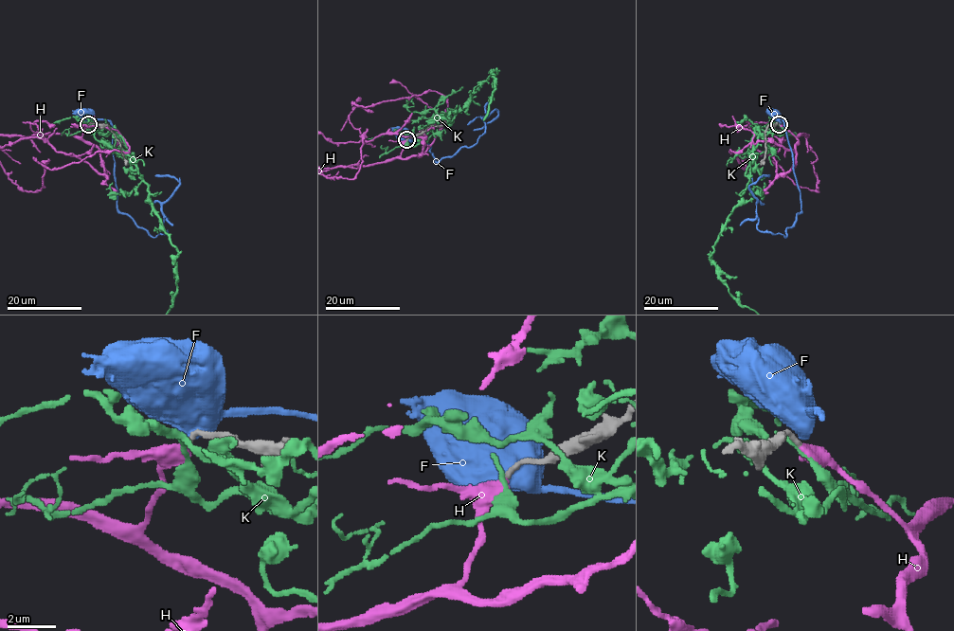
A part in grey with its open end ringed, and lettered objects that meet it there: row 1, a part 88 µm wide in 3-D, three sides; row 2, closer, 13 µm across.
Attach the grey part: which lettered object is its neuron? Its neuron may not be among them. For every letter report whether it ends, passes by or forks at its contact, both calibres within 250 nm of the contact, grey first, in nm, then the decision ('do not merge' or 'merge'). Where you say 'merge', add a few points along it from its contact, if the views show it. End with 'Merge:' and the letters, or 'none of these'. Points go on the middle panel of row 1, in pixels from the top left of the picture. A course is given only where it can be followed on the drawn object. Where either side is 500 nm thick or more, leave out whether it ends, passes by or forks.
F: 240 nm thick on the grey side, 850 nm on the other; do not merge
H: it ends there; 200 nm thick on the grey side, 480 nm on the other; merge
K: it passes by; 200 nm thick on the grey side, 160 nm on the other; do not merge
Merge: H

